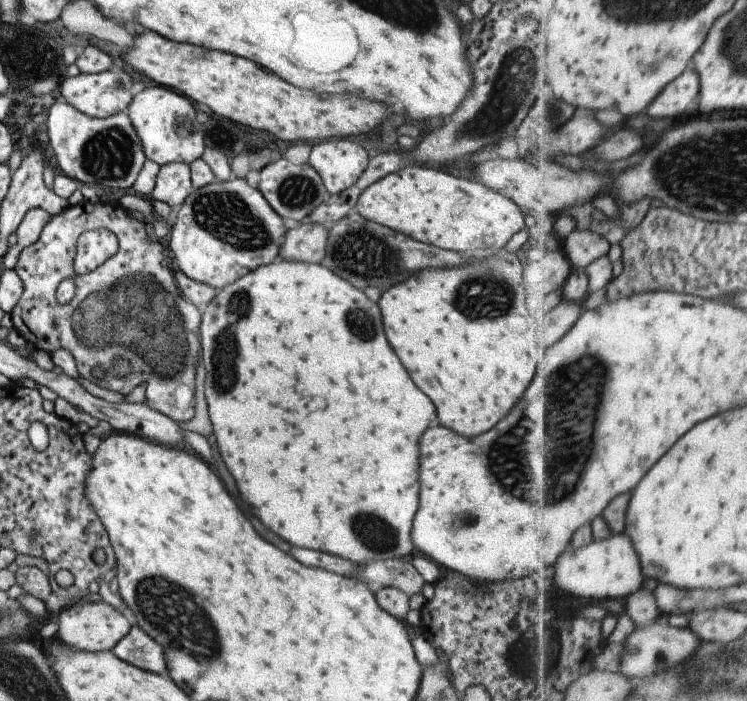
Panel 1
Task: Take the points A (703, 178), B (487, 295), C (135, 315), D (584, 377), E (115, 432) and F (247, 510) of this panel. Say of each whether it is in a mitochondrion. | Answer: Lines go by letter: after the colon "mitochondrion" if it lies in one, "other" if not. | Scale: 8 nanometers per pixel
A: mitochondrion
B: mitochondrion
C: mitochondrion
D: mitochondrion
E: other
F: other

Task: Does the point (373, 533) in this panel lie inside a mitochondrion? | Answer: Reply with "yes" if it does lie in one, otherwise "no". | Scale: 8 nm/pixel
yes

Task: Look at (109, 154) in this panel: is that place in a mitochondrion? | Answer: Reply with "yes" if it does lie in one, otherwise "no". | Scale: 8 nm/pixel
yes

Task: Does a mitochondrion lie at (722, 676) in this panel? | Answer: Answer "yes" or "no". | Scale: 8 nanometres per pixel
yes

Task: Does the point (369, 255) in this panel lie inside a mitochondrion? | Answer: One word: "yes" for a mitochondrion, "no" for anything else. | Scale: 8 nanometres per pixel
yes

